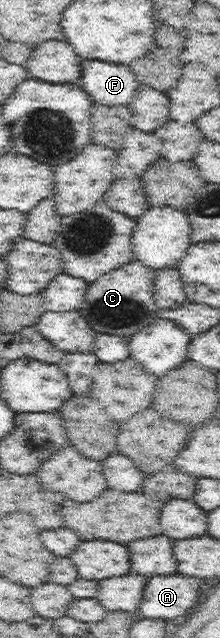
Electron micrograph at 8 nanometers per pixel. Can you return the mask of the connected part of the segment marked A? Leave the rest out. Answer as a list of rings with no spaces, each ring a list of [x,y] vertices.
[[[180,575],[148,577],[139,612],[150,619],[178,619],[200,599],[200,581]]]

